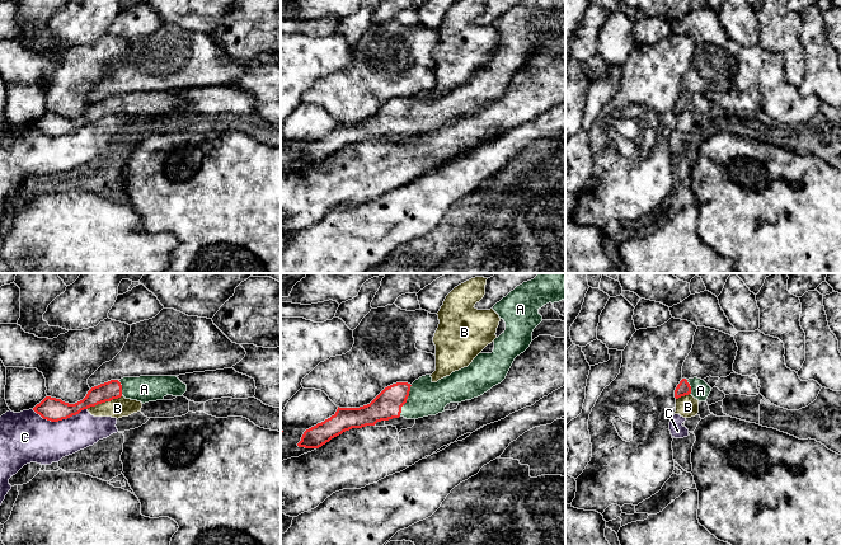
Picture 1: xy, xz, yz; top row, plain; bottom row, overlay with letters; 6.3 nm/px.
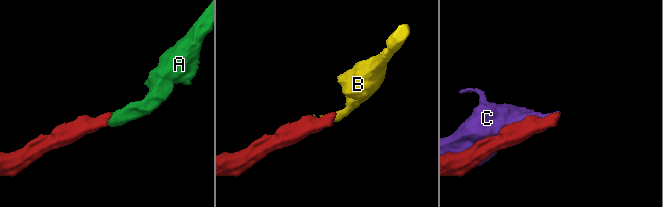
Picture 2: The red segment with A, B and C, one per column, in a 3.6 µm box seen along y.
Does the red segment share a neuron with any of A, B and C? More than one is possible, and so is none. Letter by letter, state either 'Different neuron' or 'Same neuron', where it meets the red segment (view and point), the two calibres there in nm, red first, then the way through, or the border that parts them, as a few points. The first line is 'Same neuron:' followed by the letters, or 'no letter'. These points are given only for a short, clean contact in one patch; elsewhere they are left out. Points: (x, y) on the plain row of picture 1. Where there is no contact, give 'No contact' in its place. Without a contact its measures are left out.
Same neuron: A
A: Same neuron. Touches red at xz (405, 116). Thickness 180 nm (red) against 220 nm. Path across: xz (388, 120), (395, 116), (405, 116), (426, 113)
B: Different neuron. Touches red at xy (104, 117). Thickness 120 nm (red) against 130 nm. Boundary: xy (122, 111), (87, 123)
C: Different neuron. Touches red at xy (59, 135). Thickness 150 nm (red) against 320 nm

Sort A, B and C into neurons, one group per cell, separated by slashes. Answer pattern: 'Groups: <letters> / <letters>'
Groups: A / B C

